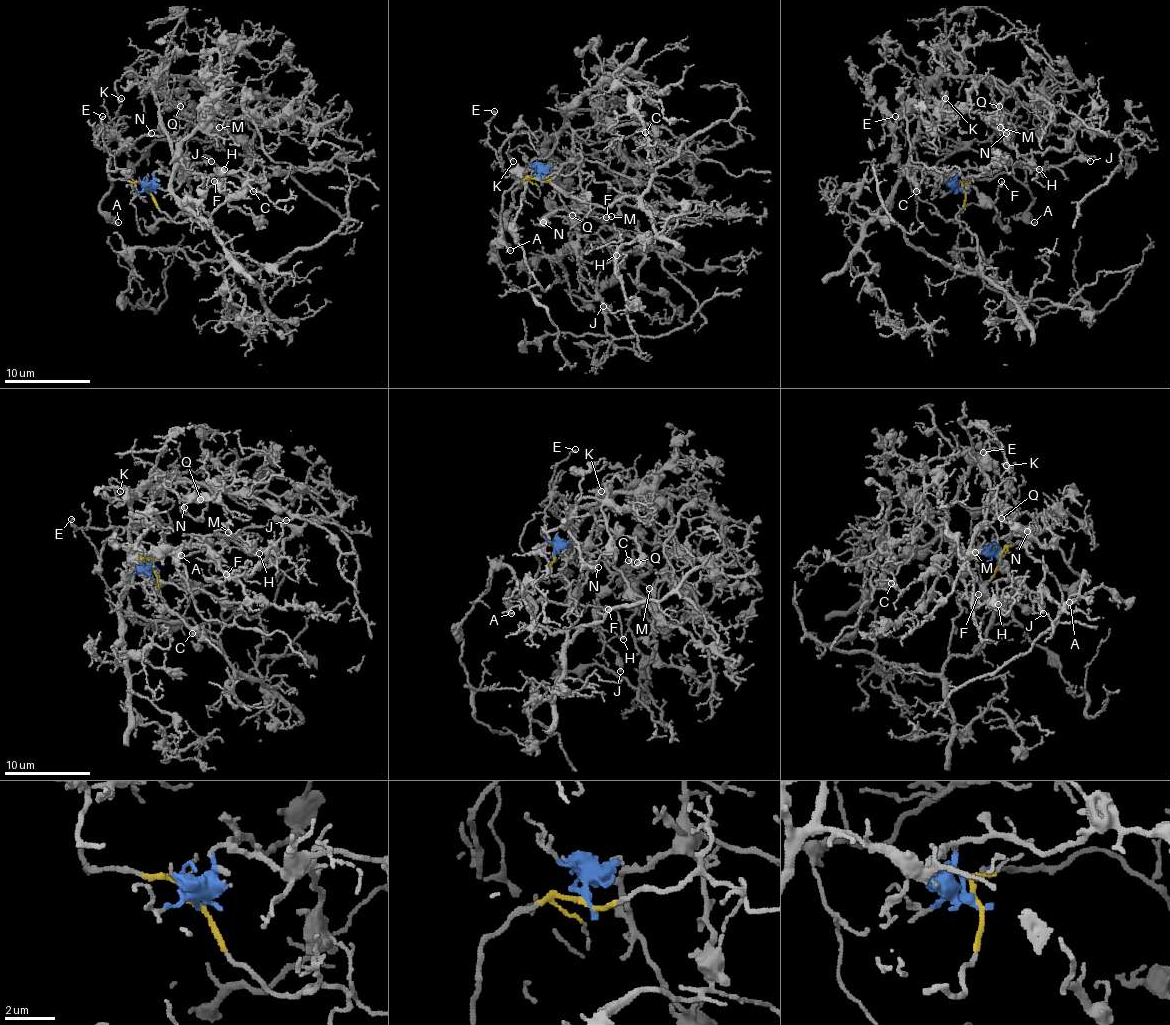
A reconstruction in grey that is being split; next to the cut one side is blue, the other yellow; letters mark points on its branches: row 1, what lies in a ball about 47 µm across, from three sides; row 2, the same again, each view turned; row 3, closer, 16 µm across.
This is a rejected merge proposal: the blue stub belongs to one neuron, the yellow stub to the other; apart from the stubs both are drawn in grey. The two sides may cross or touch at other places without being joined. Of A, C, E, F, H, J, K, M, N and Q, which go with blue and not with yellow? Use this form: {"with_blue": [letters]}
{"with_blue": ["C", "E", "F", "H", "J", "K", "M", "N", "Q"]}

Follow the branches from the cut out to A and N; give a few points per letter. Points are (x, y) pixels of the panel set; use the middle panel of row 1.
A: (539, 179), (522, 179), (504, 194), (500, 224), (502, 244), (496, 248), (492, 246), (504, 244), (511, 250)
N: (539, 179), (569, 160), (571, 129), (554, 134), (545, 153), (576, 229), (563, 216), (545, 214), (543, 222)

